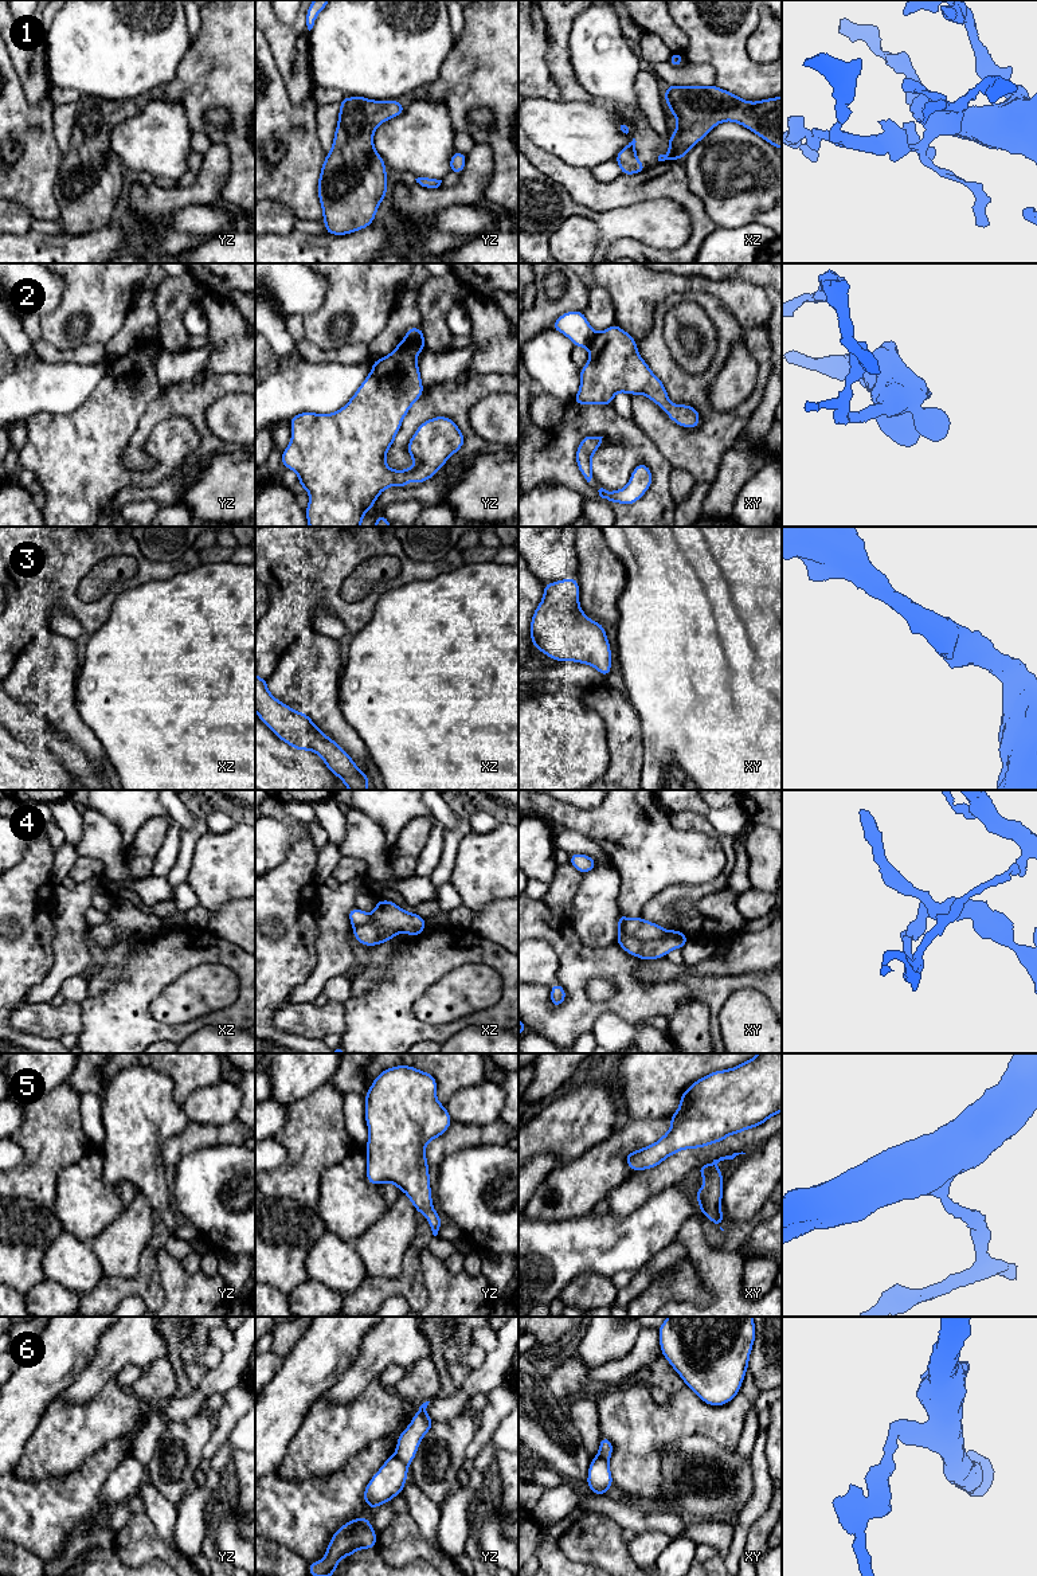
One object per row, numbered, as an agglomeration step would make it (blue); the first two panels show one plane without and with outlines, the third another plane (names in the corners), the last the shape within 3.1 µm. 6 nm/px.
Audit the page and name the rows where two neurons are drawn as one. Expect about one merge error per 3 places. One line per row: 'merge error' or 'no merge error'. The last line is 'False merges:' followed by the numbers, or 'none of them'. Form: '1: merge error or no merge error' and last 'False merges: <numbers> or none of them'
1: no merge error
2: merge error
3: no merge error
4: merge error
5: no merge error
6: merge error
False merges: 2, 4, 6

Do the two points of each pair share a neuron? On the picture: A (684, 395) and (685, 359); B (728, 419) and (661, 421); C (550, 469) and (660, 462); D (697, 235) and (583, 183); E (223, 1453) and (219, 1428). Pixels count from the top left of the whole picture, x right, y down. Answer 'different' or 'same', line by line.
A: different
B: same
C: same
D: same
E: different

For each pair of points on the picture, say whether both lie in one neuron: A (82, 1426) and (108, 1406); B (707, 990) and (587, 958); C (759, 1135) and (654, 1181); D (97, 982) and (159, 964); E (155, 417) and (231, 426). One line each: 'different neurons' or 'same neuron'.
A: same neuron
B: same neuron
C: same neuron
D: different neurons
E: different neurons

